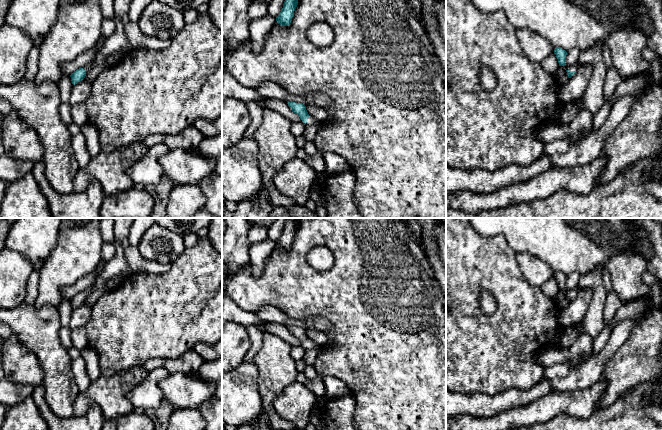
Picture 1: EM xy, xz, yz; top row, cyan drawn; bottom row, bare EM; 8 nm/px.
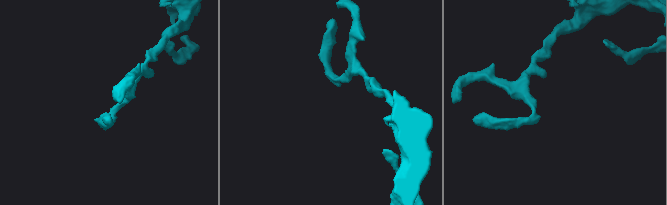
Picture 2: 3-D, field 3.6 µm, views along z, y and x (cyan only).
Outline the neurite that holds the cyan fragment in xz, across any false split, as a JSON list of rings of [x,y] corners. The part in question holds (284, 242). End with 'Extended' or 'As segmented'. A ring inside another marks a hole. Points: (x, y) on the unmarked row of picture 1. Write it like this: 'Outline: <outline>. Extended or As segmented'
Outline: [[[289,218],[284,225],[281,236],[276,241],[277,247],[282,250],[289,250],[292,245],[292,241],[297,229],[298,229],[297,218]]]. As segmented

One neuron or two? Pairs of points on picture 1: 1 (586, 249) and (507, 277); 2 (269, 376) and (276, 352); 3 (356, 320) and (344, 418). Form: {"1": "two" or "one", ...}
{"1": "two", "2": "one", "3": "two"}

